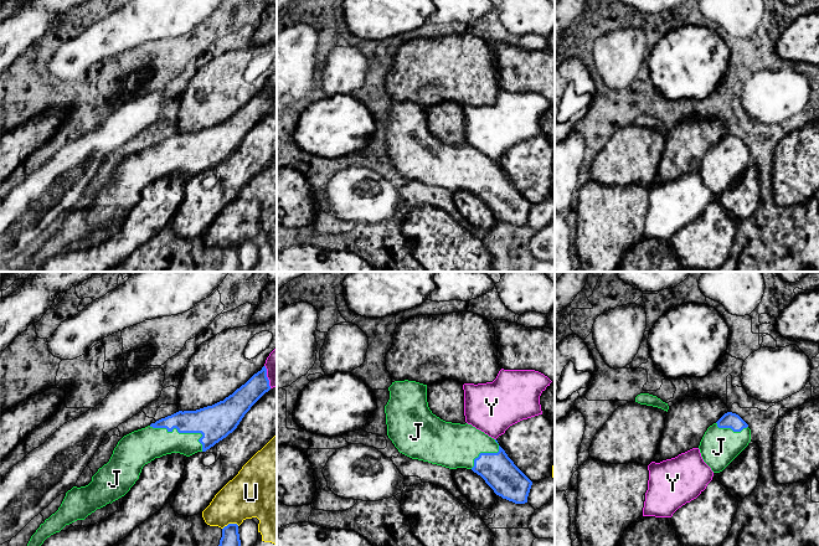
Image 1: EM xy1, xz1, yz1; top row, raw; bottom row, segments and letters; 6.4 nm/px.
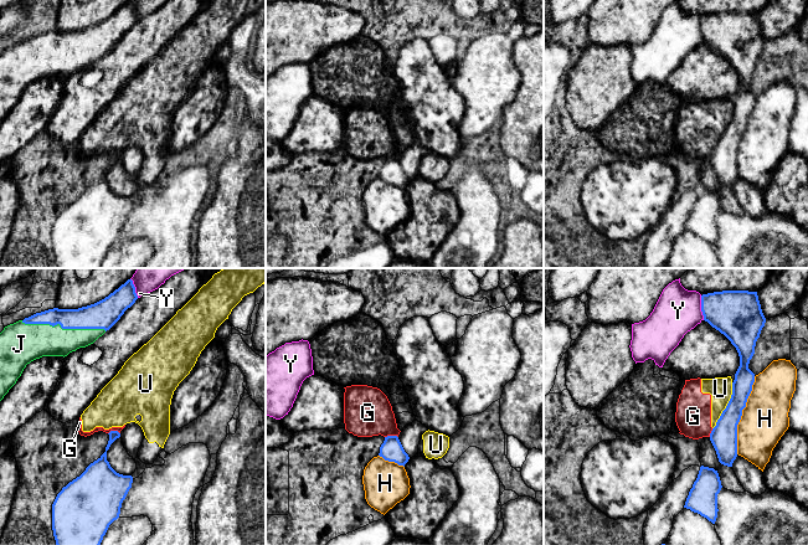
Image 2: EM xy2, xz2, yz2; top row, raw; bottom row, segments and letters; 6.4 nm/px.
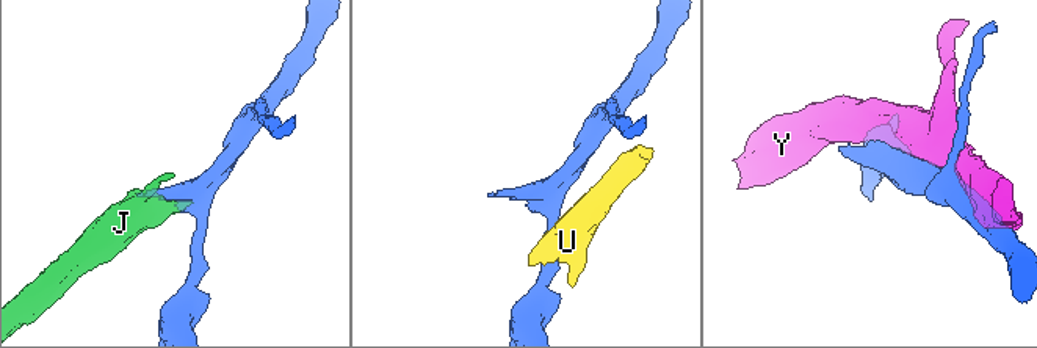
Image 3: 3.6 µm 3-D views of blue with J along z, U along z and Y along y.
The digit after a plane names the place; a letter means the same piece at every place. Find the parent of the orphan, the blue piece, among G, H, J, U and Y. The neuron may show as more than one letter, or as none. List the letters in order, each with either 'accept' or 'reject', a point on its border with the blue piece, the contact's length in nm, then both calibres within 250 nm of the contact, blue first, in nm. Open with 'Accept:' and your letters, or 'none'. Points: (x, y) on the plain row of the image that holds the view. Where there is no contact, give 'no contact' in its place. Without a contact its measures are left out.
Accept: J
G: reject; contact xz2 (391, 158); length 90 nm; calibres 150 and 320 nm
H: reject; contact yz2 (741, 137); length 500 nm; calibres 180 and 300 nm
J: accept; contact xy2 (63, 50); length 550 nm; calibres 180 and 240 nm
U: reject; contact yz2 (726, 128); length 340 nm; calibres 180 and 150 nm
Y: reject; contact yz2 (701, 30); length 160 nm; calibres 320 and 300 nm

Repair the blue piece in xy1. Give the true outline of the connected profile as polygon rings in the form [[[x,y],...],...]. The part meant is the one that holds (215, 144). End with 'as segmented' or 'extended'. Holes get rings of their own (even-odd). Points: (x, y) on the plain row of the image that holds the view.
[[[263,88],[261,93],[223,123],[196,133],[179,133],[124,158],[114,170],[109,184],[92,199],[92,204],[86,208],[73,208],[68,212],[58,232],[40,247],[24,272],[38,272],[47,259],[60,254],[66,247],[84,242],[97,231],[124,218],[139,201],[143,189],[155,180],[171,175],[190,179],[197,174],[206,174],[232,155],[251,129],[269,112],[267,91]]]; extended

